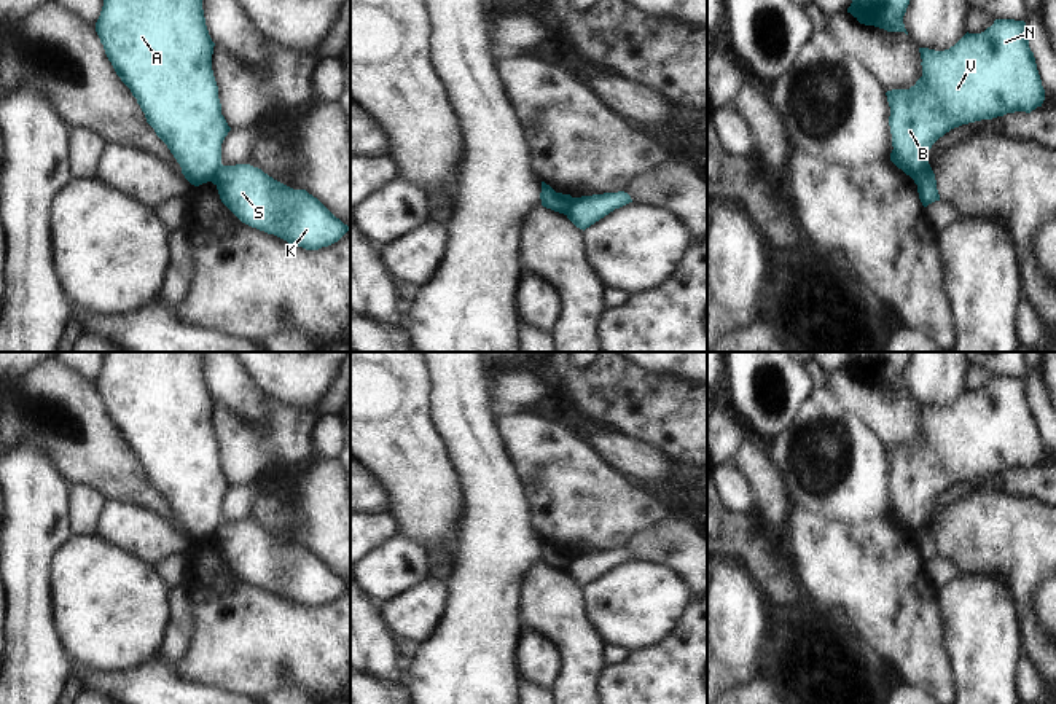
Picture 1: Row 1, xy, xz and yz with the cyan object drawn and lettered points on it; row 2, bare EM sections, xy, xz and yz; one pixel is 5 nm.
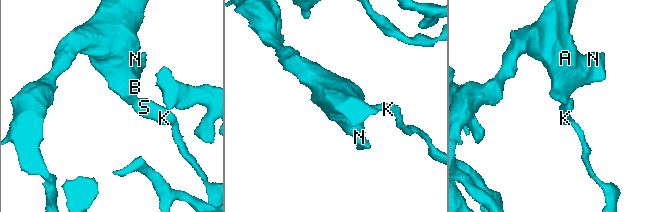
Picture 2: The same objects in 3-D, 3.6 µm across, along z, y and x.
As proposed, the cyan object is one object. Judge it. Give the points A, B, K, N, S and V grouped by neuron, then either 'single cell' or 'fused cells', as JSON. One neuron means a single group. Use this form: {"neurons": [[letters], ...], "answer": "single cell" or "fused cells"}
{"neurons": [["A", "B", "N", "V"], ["K", "S"]], "answer": "fused cells"}

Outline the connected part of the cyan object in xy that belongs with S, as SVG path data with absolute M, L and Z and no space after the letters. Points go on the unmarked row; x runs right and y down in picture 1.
M250 521L223 522L210 535L245 581L306 607L338 599L349 583L306 546L293 546Z

